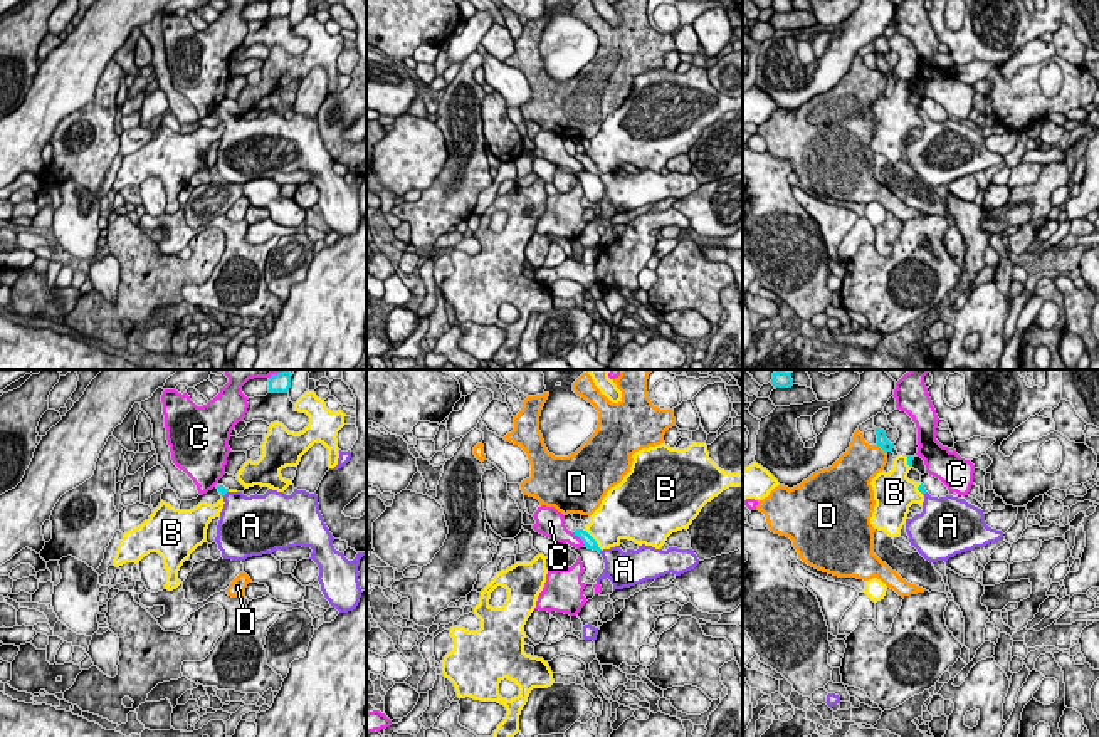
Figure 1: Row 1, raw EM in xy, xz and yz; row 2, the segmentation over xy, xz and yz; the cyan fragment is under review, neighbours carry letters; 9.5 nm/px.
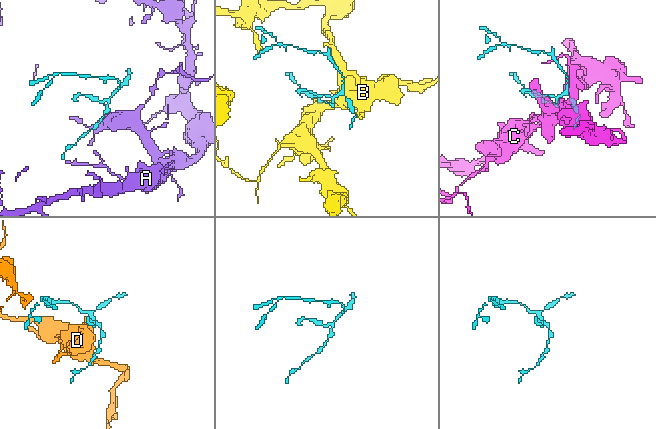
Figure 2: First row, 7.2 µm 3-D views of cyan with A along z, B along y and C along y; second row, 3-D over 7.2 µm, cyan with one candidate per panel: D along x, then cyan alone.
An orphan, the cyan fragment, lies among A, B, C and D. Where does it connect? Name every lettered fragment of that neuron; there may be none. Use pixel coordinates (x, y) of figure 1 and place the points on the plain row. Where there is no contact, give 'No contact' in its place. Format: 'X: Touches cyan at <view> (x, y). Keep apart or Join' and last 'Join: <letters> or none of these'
A: Touches cyan at xy (224, 118). Join
B: Touches cyan at xz (594, 163). Keep apart
C: Touches cyan at xz (580, 162). Keep apart
D: Touches cyan at yz (881, 71). Keep apart
Join: A

